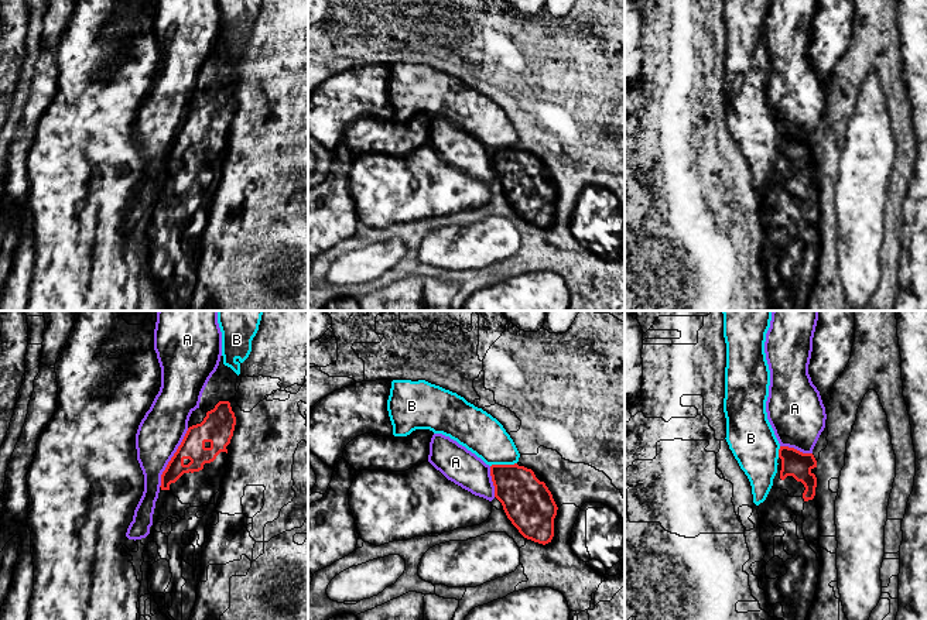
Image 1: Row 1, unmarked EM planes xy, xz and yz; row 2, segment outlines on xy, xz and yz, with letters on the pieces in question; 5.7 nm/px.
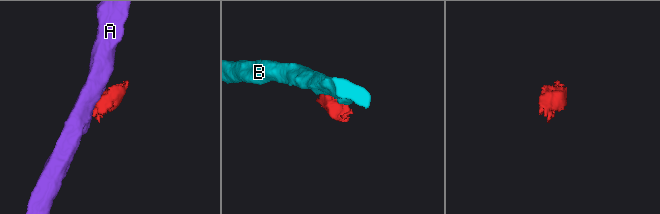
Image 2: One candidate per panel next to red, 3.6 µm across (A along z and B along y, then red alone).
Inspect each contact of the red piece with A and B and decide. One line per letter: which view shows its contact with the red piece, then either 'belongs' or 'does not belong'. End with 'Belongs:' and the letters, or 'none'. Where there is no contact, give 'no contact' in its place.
A: xy | does not belong
B: xz | does not belong
Belongs: none

